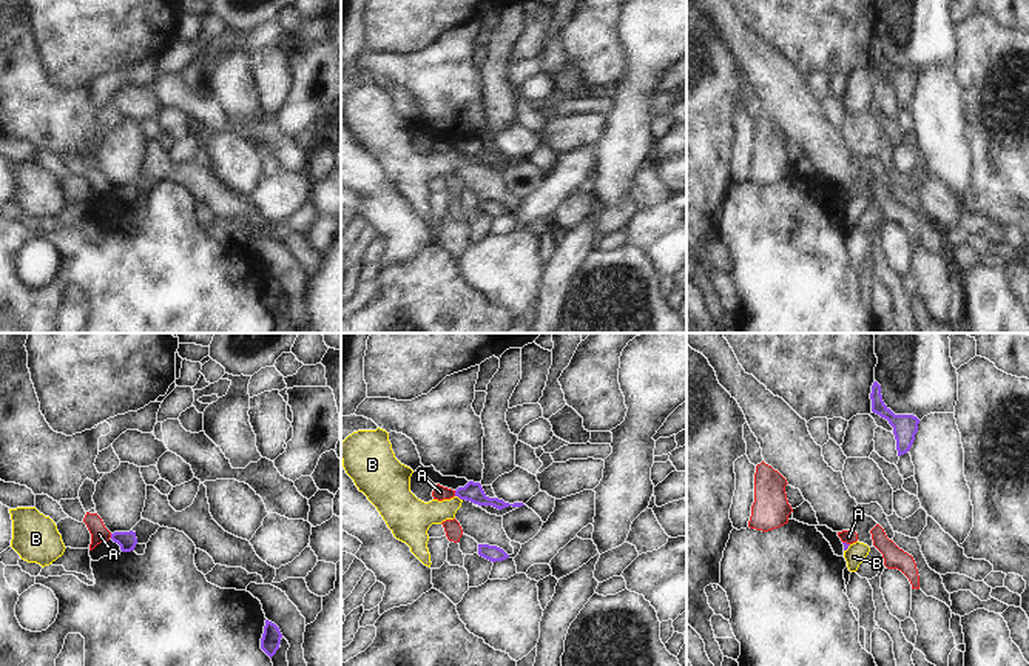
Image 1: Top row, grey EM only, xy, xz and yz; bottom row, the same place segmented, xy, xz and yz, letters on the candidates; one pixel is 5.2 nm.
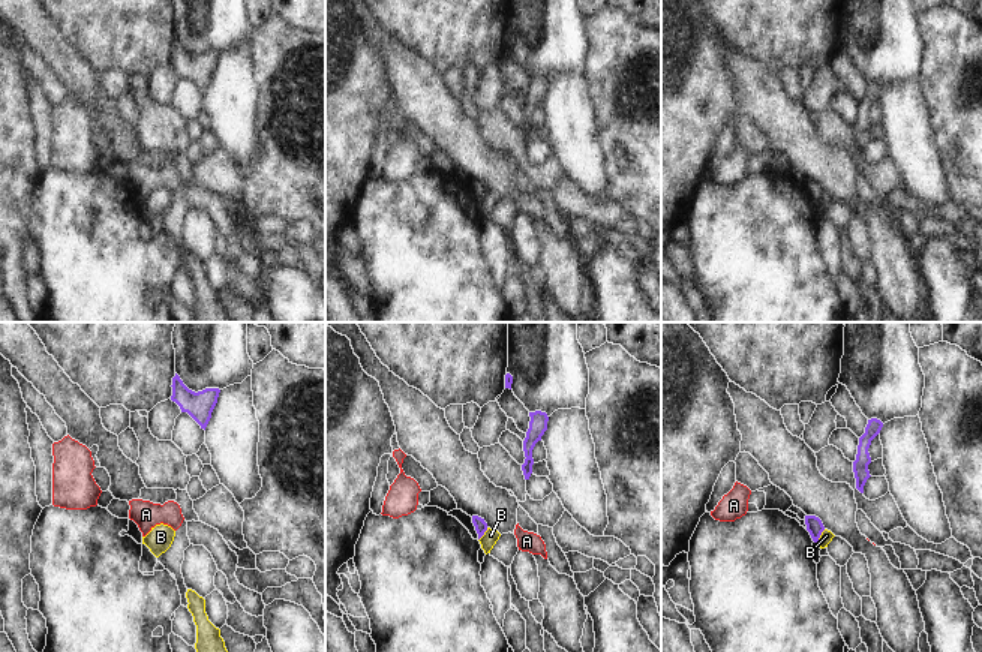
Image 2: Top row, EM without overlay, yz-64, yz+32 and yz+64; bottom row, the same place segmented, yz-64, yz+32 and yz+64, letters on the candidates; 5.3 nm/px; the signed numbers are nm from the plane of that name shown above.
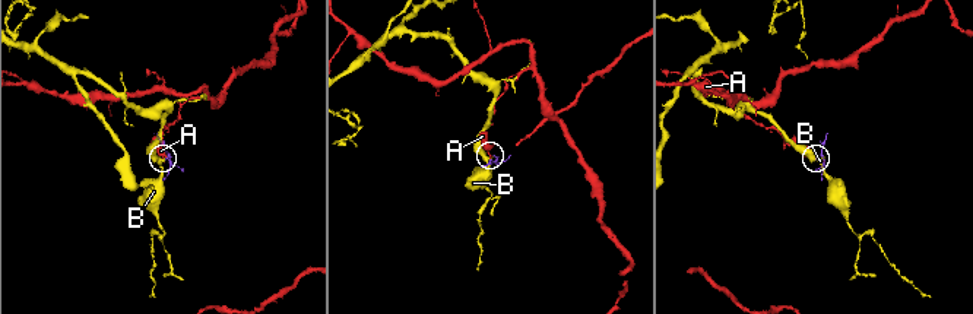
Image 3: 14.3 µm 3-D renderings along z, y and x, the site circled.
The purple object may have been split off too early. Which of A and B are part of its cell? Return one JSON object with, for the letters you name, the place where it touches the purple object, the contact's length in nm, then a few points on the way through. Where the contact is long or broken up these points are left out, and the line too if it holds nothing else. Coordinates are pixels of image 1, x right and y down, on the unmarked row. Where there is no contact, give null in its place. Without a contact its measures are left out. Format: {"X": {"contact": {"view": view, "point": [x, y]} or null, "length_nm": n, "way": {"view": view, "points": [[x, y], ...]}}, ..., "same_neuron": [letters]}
{"same_neuron": []}

